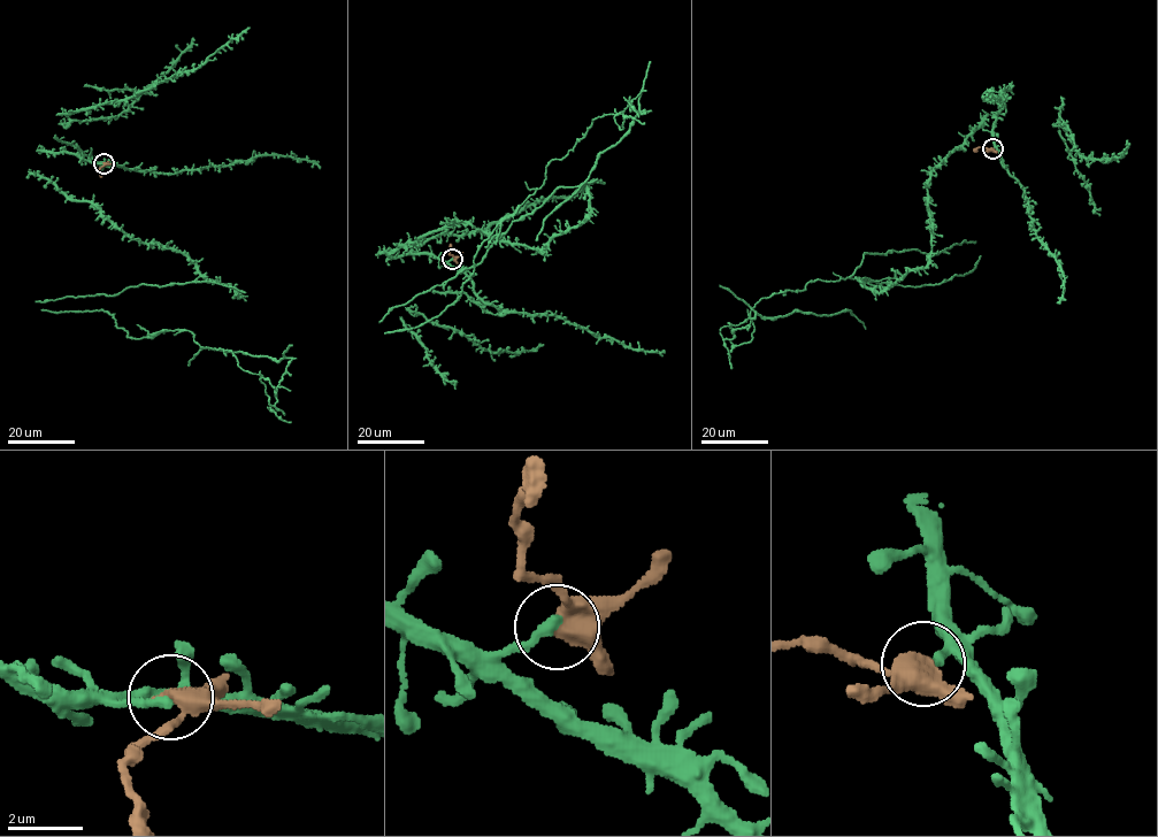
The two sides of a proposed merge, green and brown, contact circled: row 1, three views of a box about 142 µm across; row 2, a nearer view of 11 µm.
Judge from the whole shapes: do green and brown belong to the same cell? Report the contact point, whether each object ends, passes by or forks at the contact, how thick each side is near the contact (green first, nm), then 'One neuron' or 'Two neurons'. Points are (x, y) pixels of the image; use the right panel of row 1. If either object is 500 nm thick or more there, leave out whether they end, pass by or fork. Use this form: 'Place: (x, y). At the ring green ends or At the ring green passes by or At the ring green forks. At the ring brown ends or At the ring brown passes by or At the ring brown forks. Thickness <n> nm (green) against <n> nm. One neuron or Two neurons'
Place: (992, 148). At the ring green ends. At the ring brown forks. Thickness 280 nm (green) against 360 nm. Two neurons

